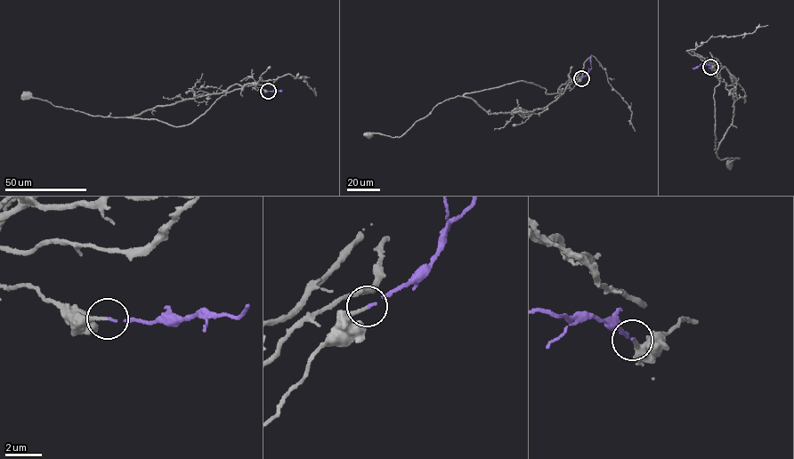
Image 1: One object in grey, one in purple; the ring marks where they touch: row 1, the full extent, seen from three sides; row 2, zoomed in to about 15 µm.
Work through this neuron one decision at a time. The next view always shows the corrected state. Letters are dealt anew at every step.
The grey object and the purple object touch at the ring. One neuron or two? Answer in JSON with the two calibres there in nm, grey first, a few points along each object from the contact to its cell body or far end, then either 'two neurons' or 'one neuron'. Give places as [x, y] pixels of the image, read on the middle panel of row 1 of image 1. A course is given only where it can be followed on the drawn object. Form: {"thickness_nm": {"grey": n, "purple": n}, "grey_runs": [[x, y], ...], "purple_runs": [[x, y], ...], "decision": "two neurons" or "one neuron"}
{"thickness_nm": {"grey": 170, "purple": 120}, "grey_runs": [[581, 78], [543, 108], [489, 113], [473, 100], [457, 96], [440, 102], [399, 137], [368, 134]], "purple_runs": [[581, 78], [591, 68], [591, 56]], "decision": "one neuron"}

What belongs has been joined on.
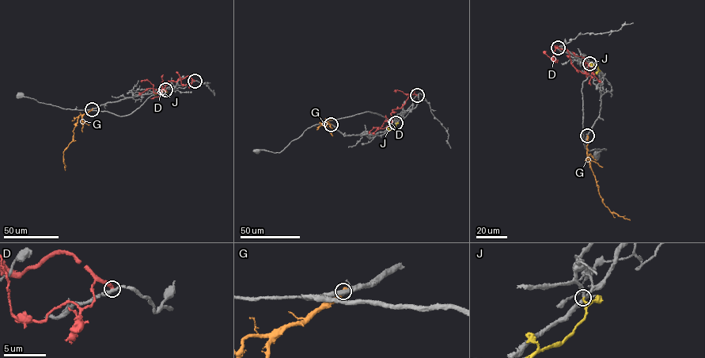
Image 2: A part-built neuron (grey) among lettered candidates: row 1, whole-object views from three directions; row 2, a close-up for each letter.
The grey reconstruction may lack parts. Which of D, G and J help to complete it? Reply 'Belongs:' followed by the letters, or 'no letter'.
Belongs: J

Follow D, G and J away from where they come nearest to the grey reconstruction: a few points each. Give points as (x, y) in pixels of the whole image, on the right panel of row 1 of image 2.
D: (558, 47), (566, 49), (572, 64), (586, 76), (589, 64), (586, 63), (593, 64)
G: (587, 135), (586, 151), (603, 202), (609, 211), (630, 220)
J: (589, 63), (597, 66), (596, 74)

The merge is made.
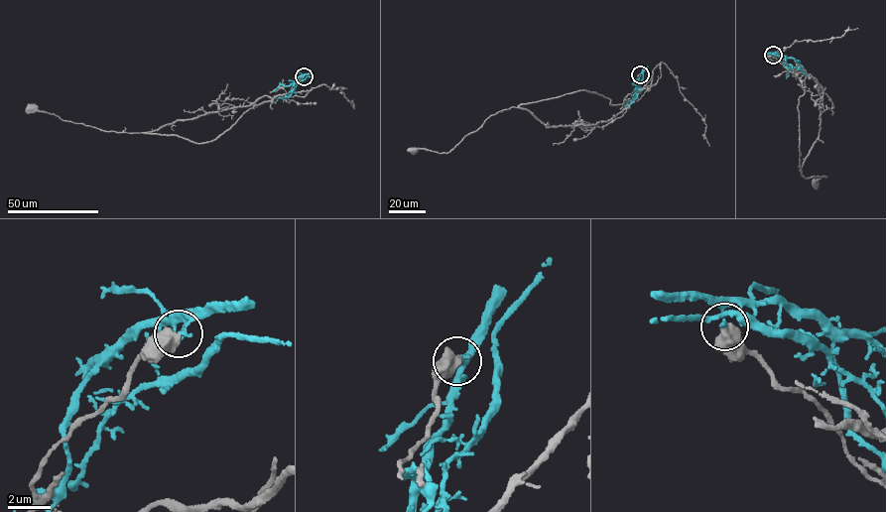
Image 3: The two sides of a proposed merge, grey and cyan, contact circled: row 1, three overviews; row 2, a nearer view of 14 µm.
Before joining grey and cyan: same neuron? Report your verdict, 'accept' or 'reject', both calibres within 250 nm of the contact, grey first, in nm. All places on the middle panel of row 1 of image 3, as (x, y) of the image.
reject | 600/170 nm

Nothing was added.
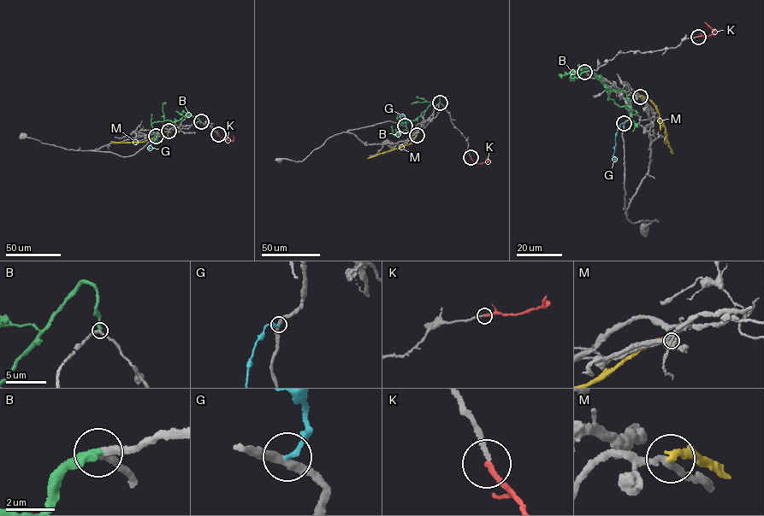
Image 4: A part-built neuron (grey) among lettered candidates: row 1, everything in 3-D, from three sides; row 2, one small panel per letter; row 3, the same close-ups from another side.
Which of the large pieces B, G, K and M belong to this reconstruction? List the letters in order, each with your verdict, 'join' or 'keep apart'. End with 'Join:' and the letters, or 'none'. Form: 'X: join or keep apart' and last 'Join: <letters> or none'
B: keep apart
G: keep apart
K: join
M: keep apart
Join: K

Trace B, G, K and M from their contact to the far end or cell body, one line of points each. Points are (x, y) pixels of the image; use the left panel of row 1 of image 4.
B: (201, 121), (186, 115), (174, 121), (154, 122), (151, 125), (156, 137), (153, 140)
G: (156, 136), (149, 147), (151, 147)
K: (218, 134), (223, 139), (233, 140), (233, 135)
M: (168, 131), (143, 142), (110, 141)

